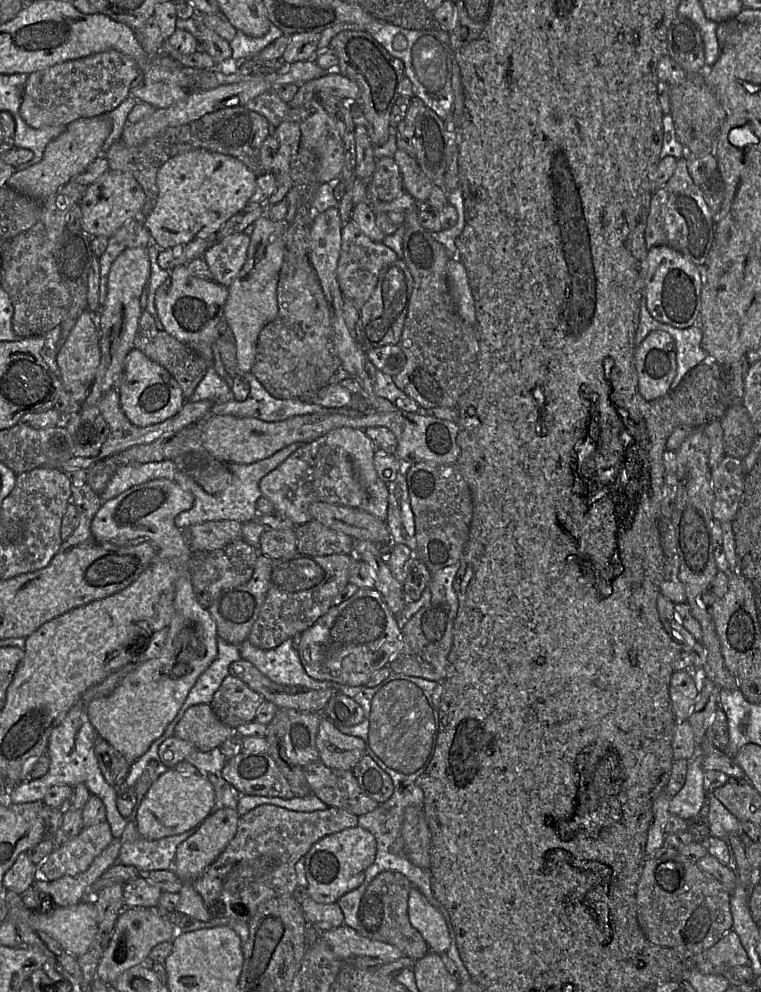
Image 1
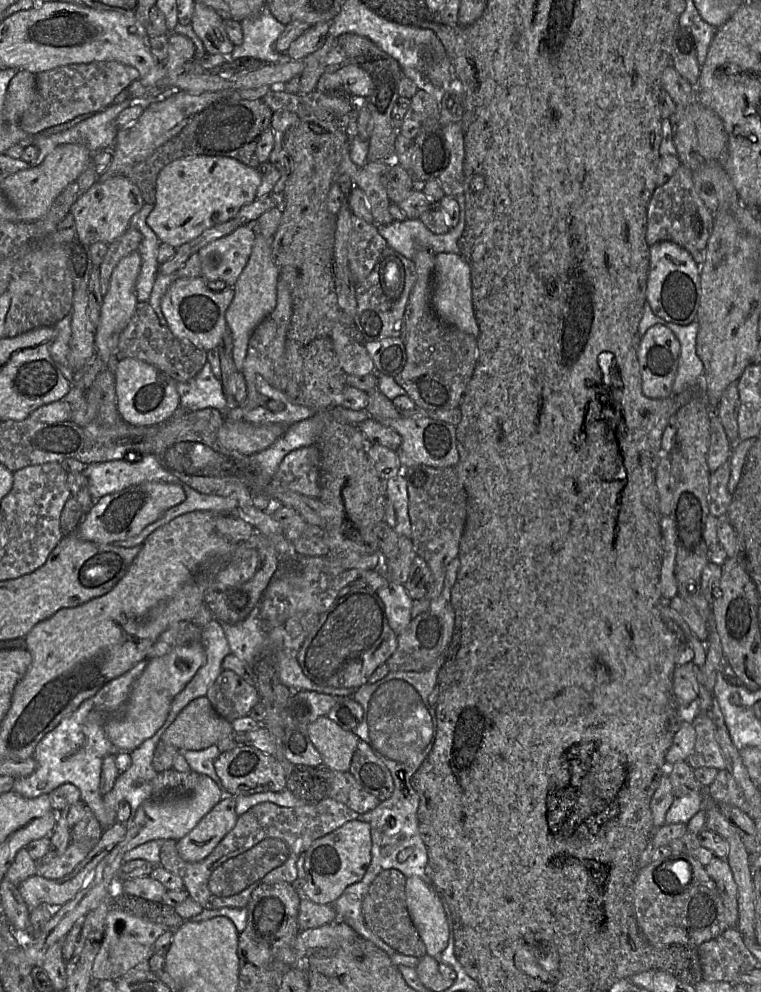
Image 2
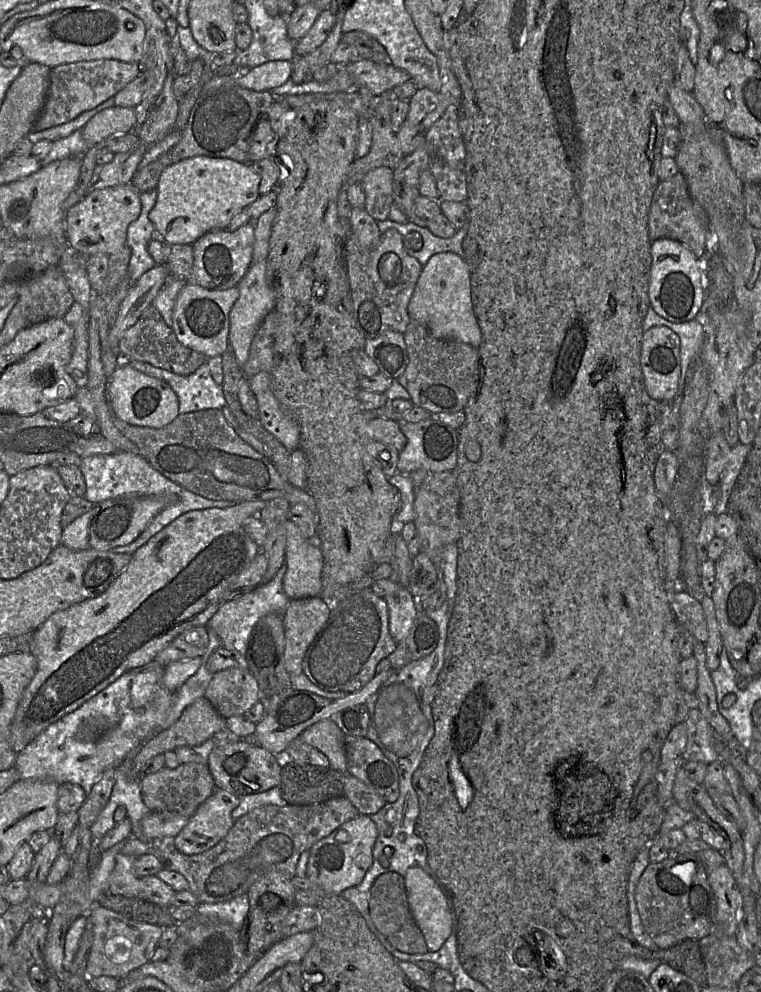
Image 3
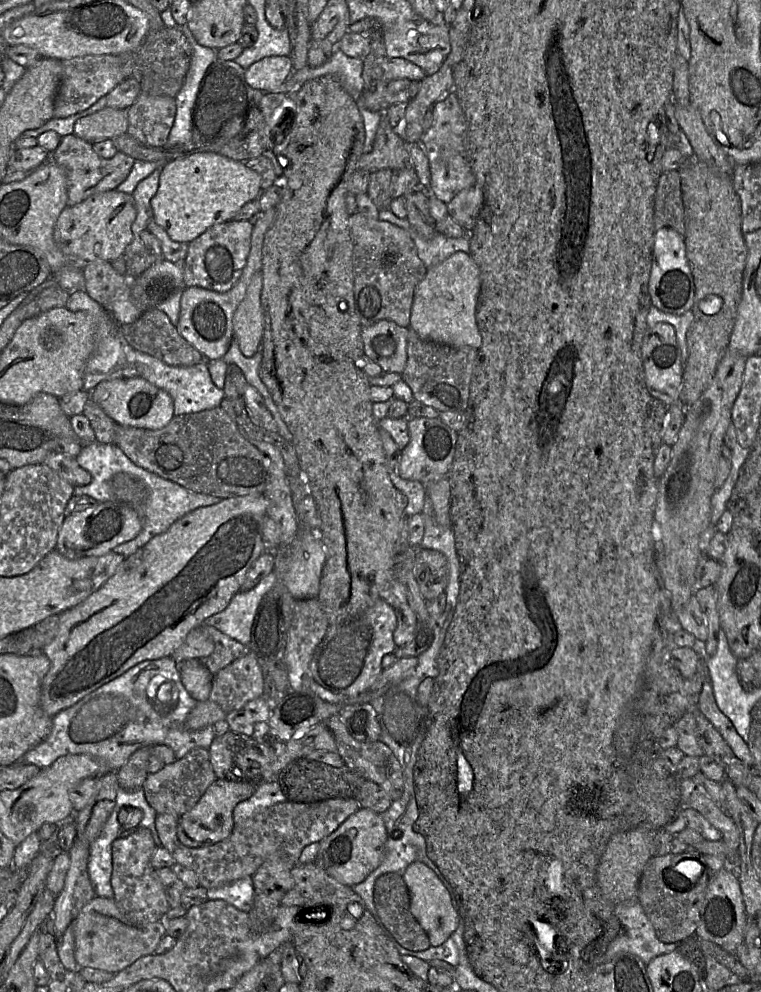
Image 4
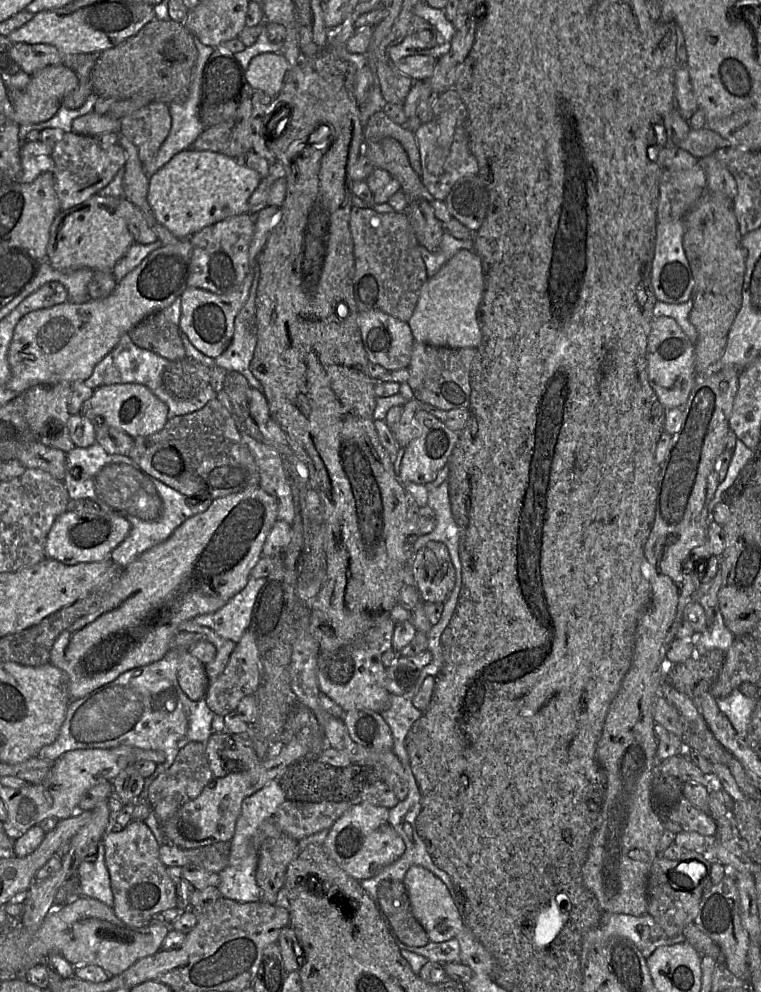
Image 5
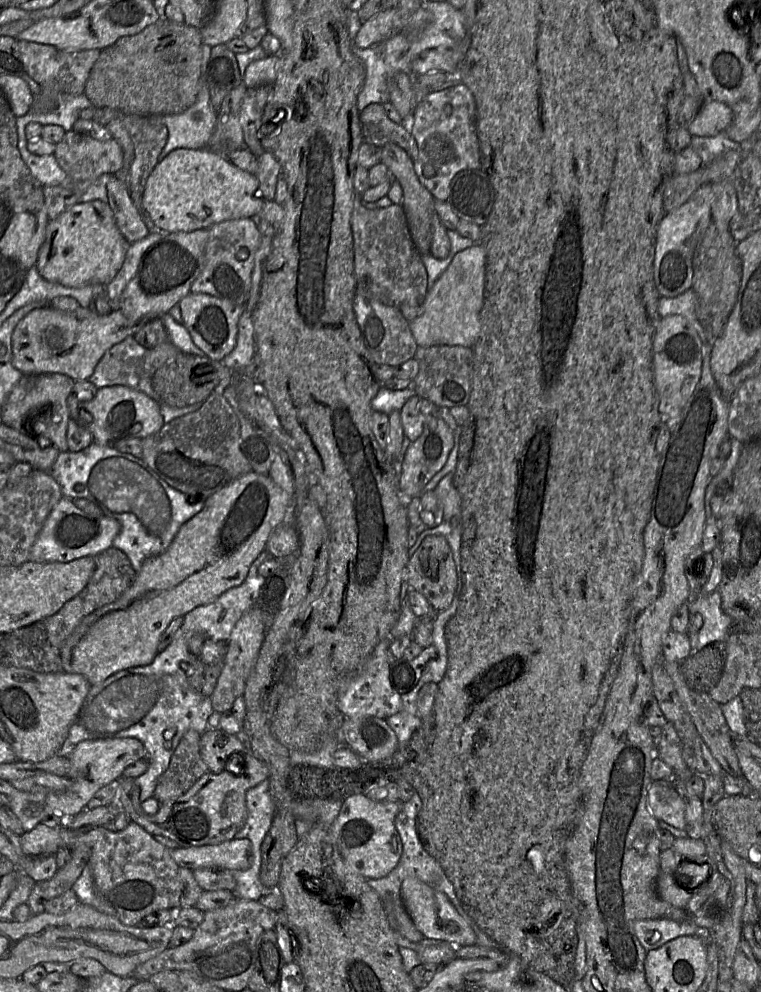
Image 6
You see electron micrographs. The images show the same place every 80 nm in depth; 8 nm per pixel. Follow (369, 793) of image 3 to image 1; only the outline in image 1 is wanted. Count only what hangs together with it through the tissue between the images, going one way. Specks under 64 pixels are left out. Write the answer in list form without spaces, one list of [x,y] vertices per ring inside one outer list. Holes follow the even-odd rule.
[[[321,760],[302,768],[311,793],[328,807],[342,808],[361,816],[379,805],[361,789],[352,770],[330,768]]]

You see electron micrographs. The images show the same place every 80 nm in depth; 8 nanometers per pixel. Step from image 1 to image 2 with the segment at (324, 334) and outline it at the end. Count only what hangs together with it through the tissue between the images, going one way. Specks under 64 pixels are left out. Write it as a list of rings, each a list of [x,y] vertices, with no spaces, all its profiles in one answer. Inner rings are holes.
[[[280,277],[277,281],[276,306],[254,329],[248,343],[248,350],[244,360],[242,374],[246,380],[247,399],[241,405],[246,408],[256,408],[266,405],[265,398],[260,395],[253,380],[256,375],[262,376],[271,386],[284,392],[287,387],[287,364],[285,356],[285,342],[287,330],[292,315],[292,294],[287,282]]]

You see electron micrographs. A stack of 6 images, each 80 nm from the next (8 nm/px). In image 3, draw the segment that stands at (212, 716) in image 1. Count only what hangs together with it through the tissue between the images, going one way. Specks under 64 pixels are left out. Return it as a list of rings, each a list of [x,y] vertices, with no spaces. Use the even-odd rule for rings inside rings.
[[[203,696],[195,700],[182,711],[180,717],[169,728],[150,738],[133,755],[133,766],[128,770],[129,778],[138,779],[144,774],[147,774],[147,762],[157,754],[166,751],[175,751],[175,749],[180,746],[198,746],[209,738],[212,738],[216,732],[225,727],[227,727],[226,719],[217,712],[208,699]]]

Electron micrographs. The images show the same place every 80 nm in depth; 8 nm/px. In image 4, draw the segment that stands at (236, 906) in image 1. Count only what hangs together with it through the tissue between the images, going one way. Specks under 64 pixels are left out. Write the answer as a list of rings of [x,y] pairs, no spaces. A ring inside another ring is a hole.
[[[333,798],[320,802],[293,802],[286,800],[284,803],[272,805],[245,821],[235,824],[231,834],[224,840],[198,848],[184,846],[178,840],[178,817],[175,815],[168,813],[157,814],[155,823],[160,845],[169,851],[176,864],[193,870],[197,875],[199,885],[209,890],[247,876],[253,876],[261,864],[271,855],[283,855],[294,865],[298,864],[304,847],[314,842],[320,842],[330,835],[359,808],[359,803],[355,798]]]

